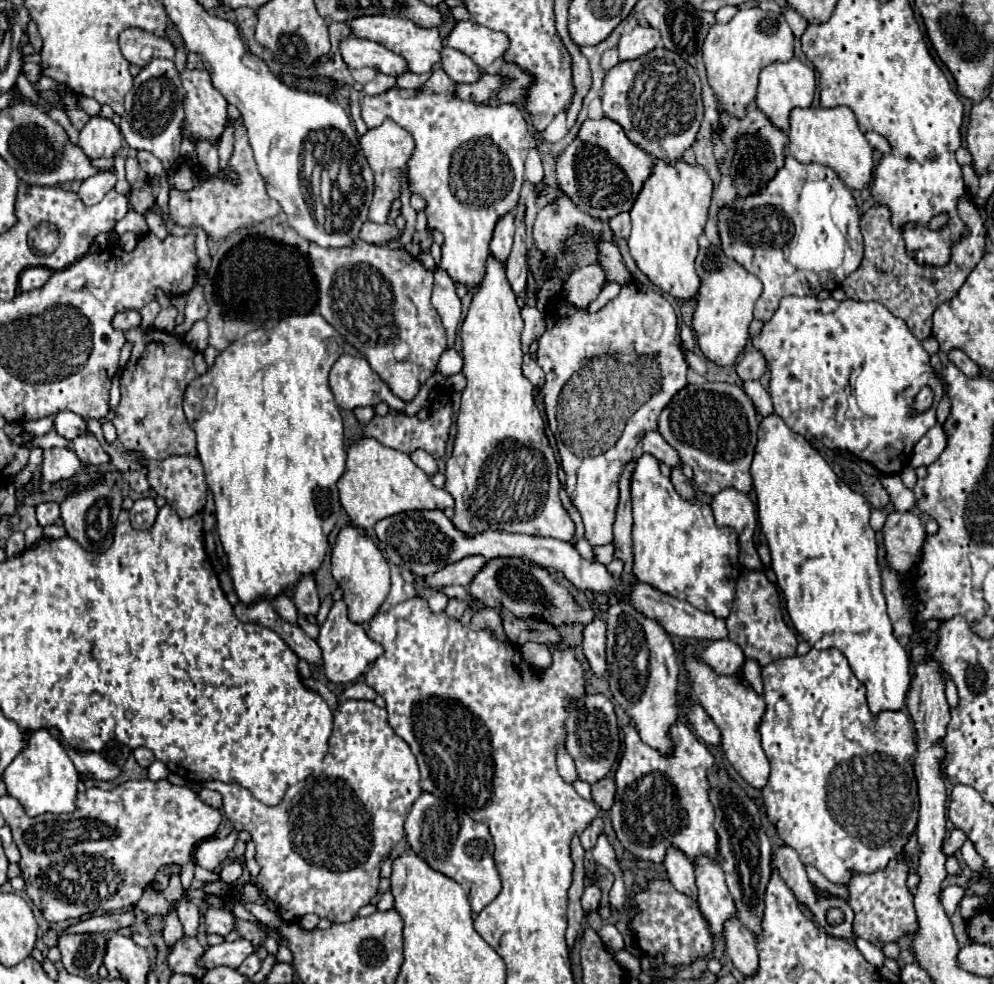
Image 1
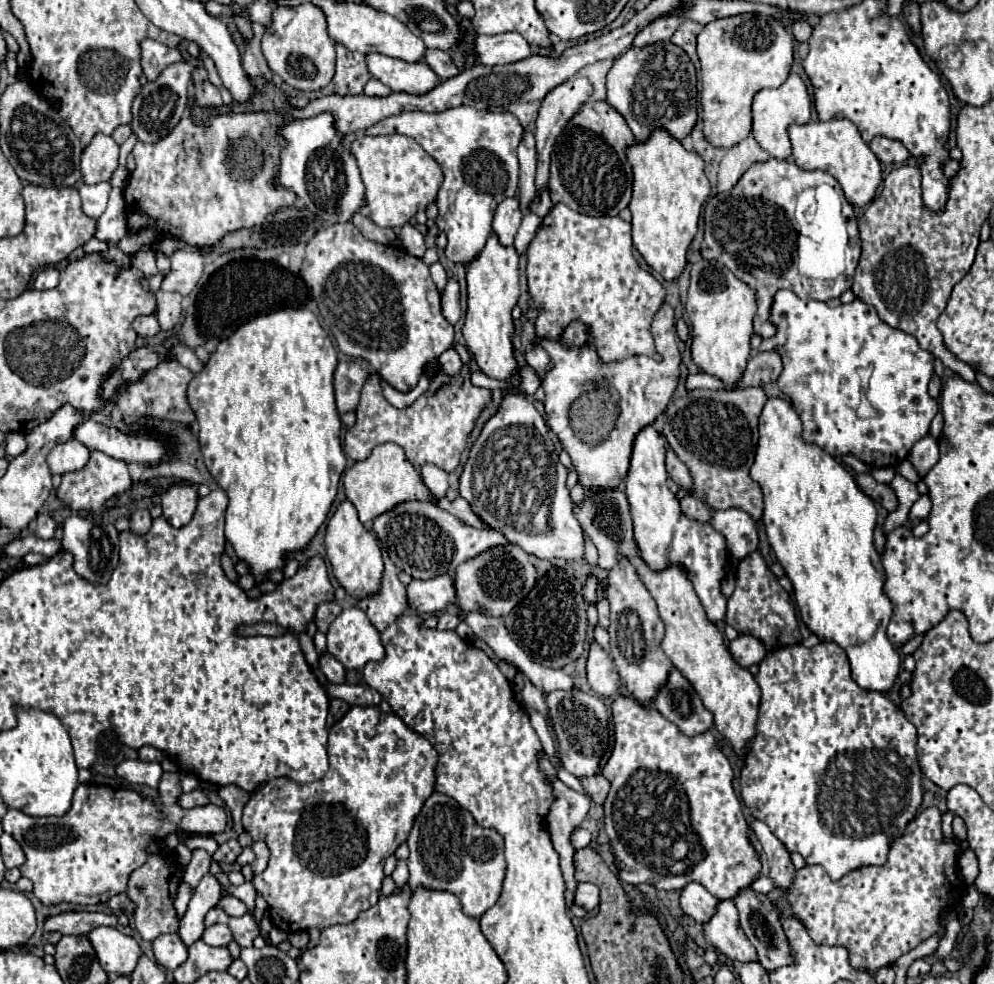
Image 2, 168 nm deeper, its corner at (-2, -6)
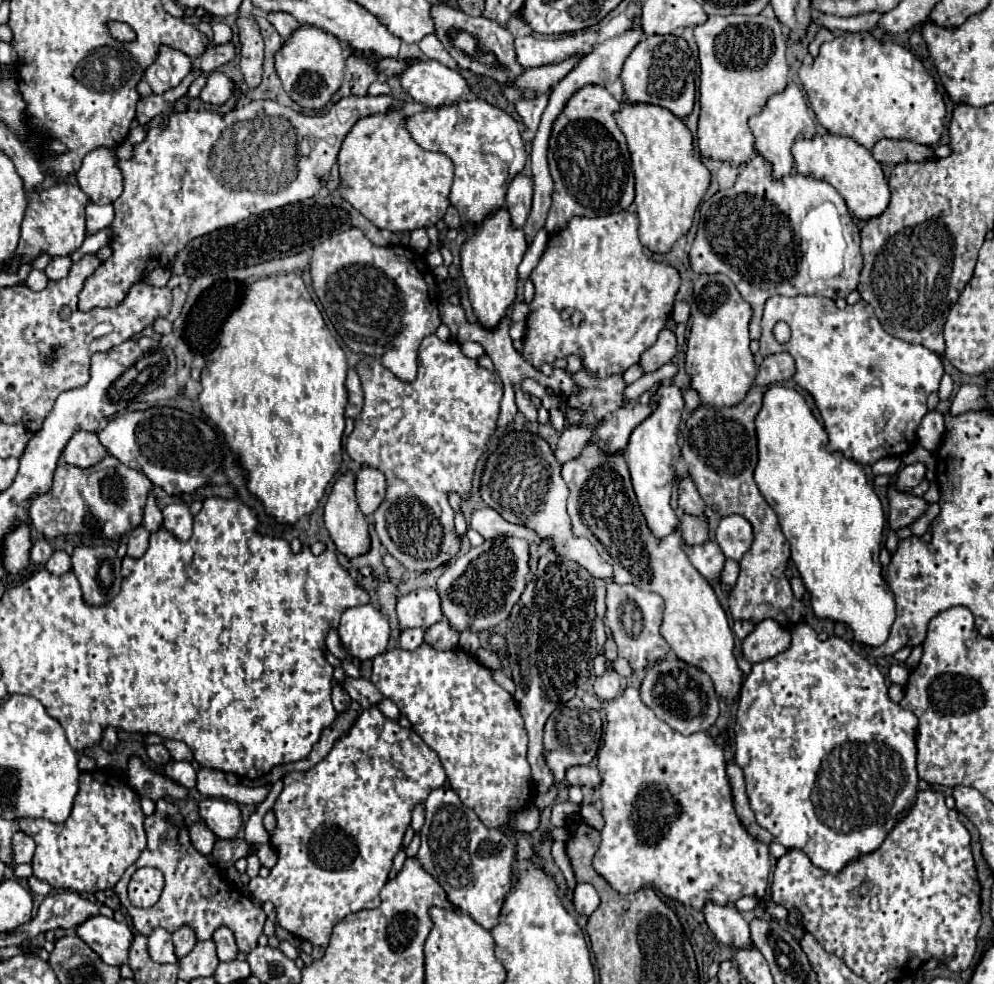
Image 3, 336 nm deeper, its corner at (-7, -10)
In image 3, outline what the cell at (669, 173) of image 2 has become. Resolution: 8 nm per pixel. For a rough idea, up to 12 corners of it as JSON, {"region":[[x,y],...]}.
{"region":[[621,101],[639,239],[667,253],[711,173],[665,107]]}

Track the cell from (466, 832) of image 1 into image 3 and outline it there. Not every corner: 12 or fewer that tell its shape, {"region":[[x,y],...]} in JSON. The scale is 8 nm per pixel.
{"region":[[453,789],[425,799],[421,865],[493,929],[515,847]]}

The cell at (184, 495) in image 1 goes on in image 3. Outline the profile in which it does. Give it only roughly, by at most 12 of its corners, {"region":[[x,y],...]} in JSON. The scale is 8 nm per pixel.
{"region":[[187,505],[163,509],[163,529],[189,539],[193,515]]}

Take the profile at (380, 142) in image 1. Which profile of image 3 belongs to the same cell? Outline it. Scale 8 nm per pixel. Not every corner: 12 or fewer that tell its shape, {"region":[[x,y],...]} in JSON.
{"region":[[405,105],[343,139],[339,195],[375,227],[435,225],[453,163]]}

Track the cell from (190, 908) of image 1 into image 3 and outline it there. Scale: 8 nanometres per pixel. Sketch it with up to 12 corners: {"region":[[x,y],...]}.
{"region":[[191,823],[191,843],[201,853],[211,853],[215,835],[205,823]]}

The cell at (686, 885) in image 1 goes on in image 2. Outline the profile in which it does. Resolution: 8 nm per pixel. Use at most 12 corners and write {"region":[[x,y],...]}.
{"region":[[700,883],[680,891],[682,911],[698,923],[712,917],[718,899]]}

